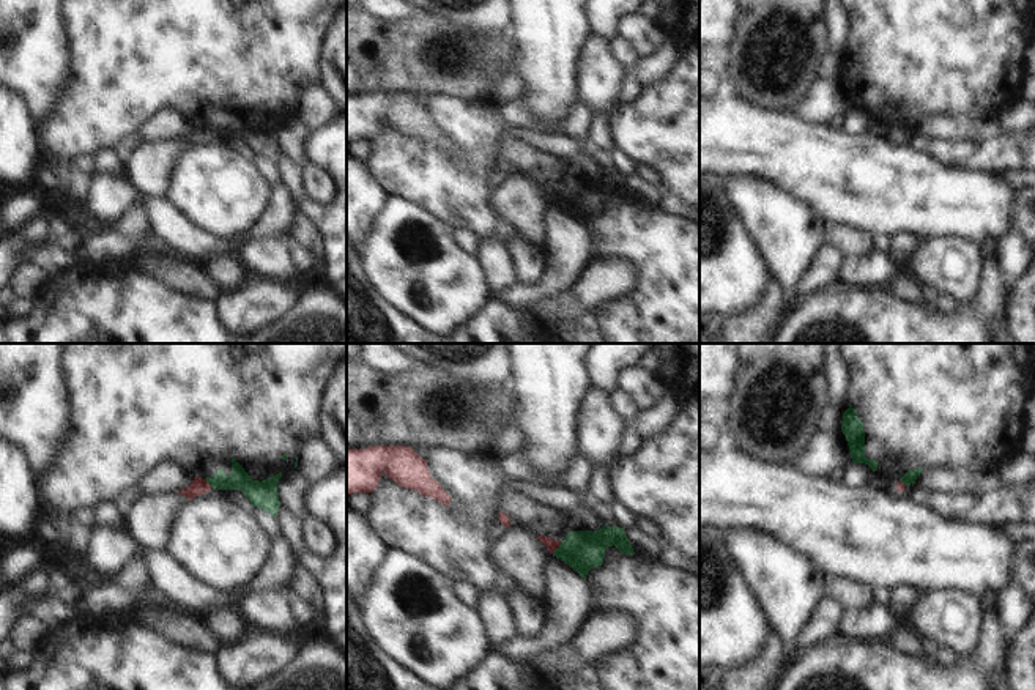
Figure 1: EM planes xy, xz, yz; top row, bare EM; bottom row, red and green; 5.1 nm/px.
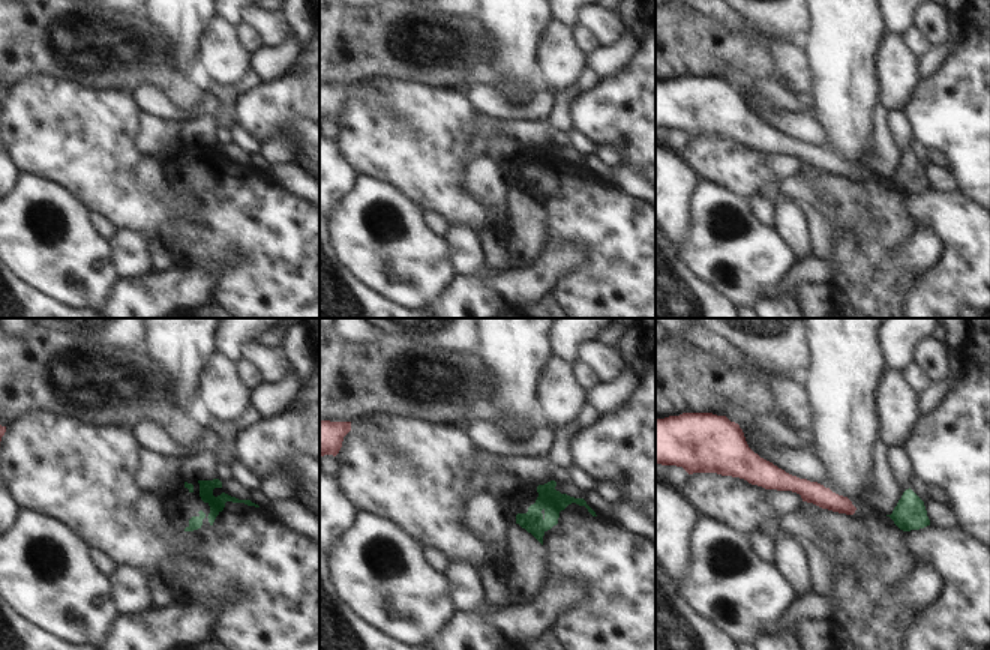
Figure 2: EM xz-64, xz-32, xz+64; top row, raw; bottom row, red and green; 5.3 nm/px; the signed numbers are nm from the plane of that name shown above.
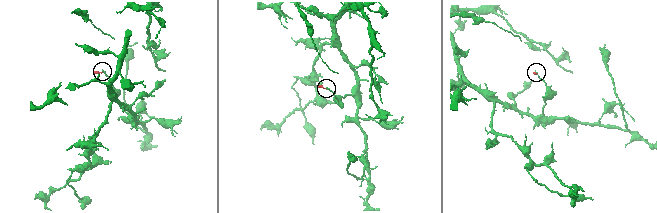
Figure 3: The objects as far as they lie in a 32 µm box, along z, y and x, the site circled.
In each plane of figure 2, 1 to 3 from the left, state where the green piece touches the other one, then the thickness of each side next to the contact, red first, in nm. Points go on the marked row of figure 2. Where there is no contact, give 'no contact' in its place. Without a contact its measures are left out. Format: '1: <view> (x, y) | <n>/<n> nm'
1: no contact
2: no contact
3: no contact

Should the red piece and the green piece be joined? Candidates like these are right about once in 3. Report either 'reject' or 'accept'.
reject

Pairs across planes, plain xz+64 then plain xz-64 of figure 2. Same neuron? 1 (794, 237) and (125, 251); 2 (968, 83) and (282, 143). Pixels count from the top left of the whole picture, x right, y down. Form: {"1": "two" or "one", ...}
{"1": "one", "2": "two"}

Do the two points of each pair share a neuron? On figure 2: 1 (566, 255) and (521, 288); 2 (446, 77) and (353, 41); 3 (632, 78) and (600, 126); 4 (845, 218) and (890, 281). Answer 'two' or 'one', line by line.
1: one
2: one
3: one
4: one

